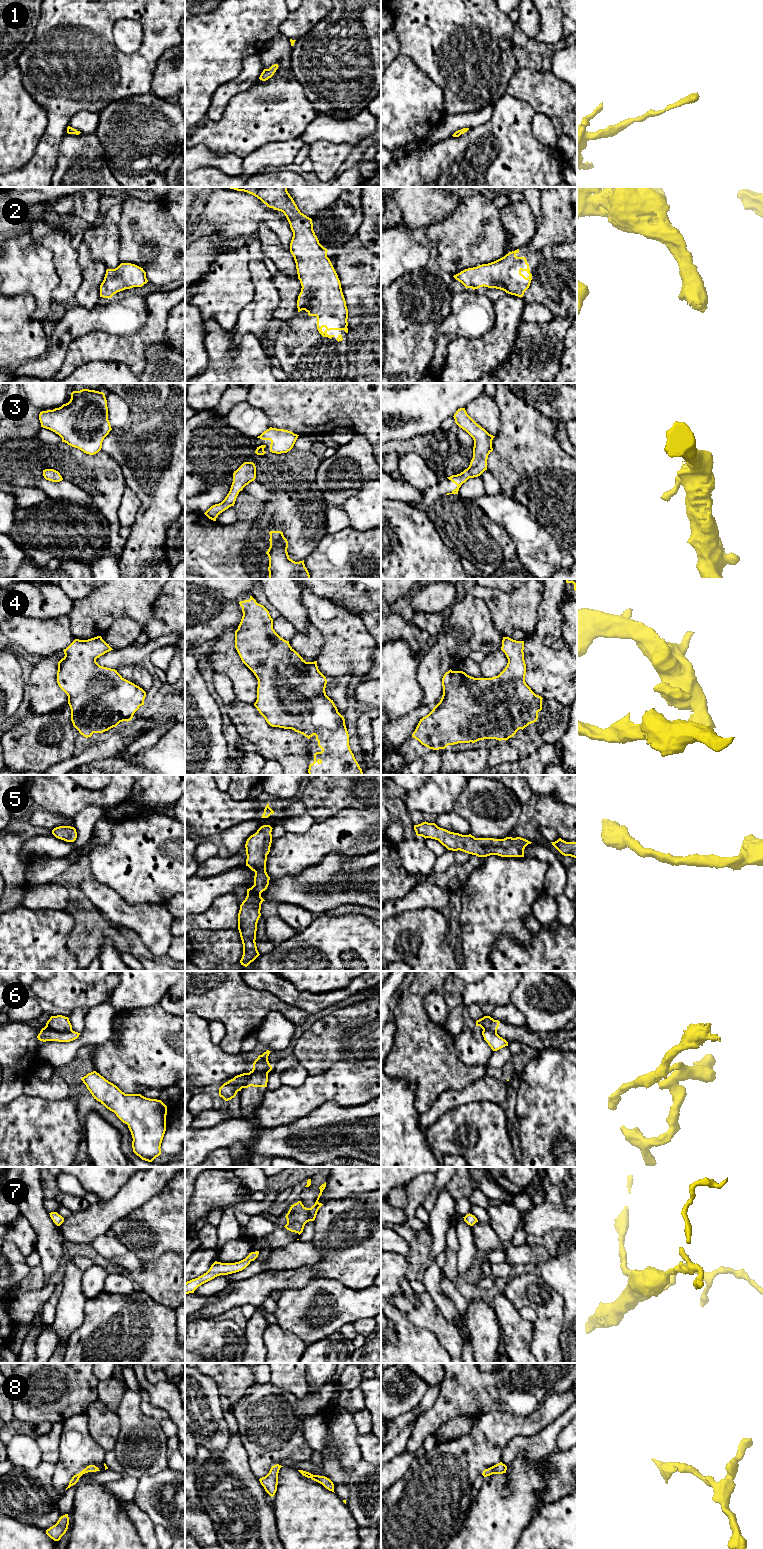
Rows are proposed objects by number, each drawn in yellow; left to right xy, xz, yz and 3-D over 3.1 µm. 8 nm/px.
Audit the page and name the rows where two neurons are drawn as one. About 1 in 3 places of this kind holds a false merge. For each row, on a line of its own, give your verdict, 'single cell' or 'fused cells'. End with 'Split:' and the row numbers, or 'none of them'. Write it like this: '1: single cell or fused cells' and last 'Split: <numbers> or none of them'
1: single cell
2: single cell
3: single cell
4: single cell
5: single cell
6: fused cells
7: single cell
8: single cell
Split: 6

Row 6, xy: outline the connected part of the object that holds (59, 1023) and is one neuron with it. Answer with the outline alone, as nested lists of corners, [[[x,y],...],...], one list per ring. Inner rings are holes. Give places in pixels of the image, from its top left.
[[[62,1015],[51,1016],[46,1026],[57,1032],[68,1032],[72,1030],[69,1018]]]

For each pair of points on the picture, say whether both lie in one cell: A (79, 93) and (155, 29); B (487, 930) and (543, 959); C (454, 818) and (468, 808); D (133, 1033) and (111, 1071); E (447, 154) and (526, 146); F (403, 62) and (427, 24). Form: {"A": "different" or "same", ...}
{"A": "same", "B": "different", "C": "different", "D": "same", "E": "same", "F": "different"}

